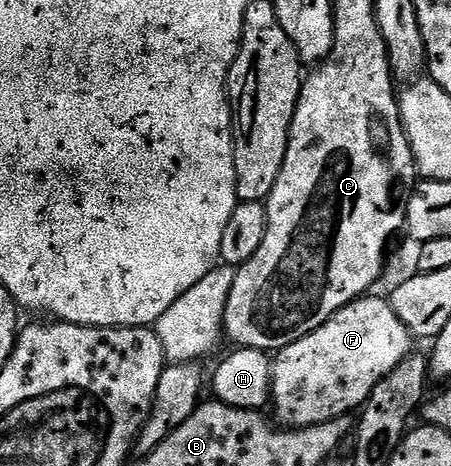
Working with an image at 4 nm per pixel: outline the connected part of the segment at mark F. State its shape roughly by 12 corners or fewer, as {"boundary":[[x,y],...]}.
{"boundary":[[385,298],[354,299],[273,356],[287,428],[365,407],[412,354]]}

